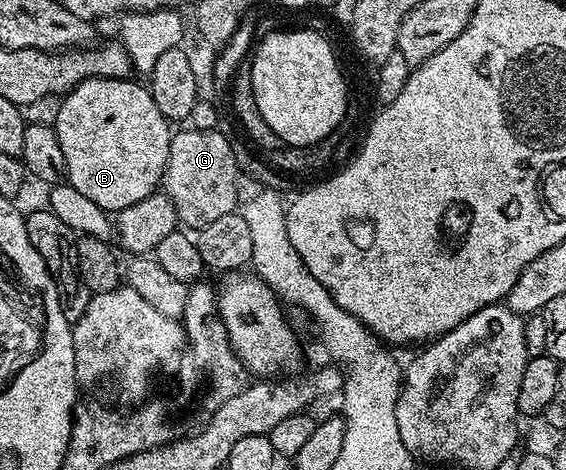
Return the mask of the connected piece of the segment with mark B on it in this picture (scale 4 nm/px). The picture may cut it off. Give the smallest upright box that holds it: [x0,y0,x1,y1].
[52,76,172,214]

